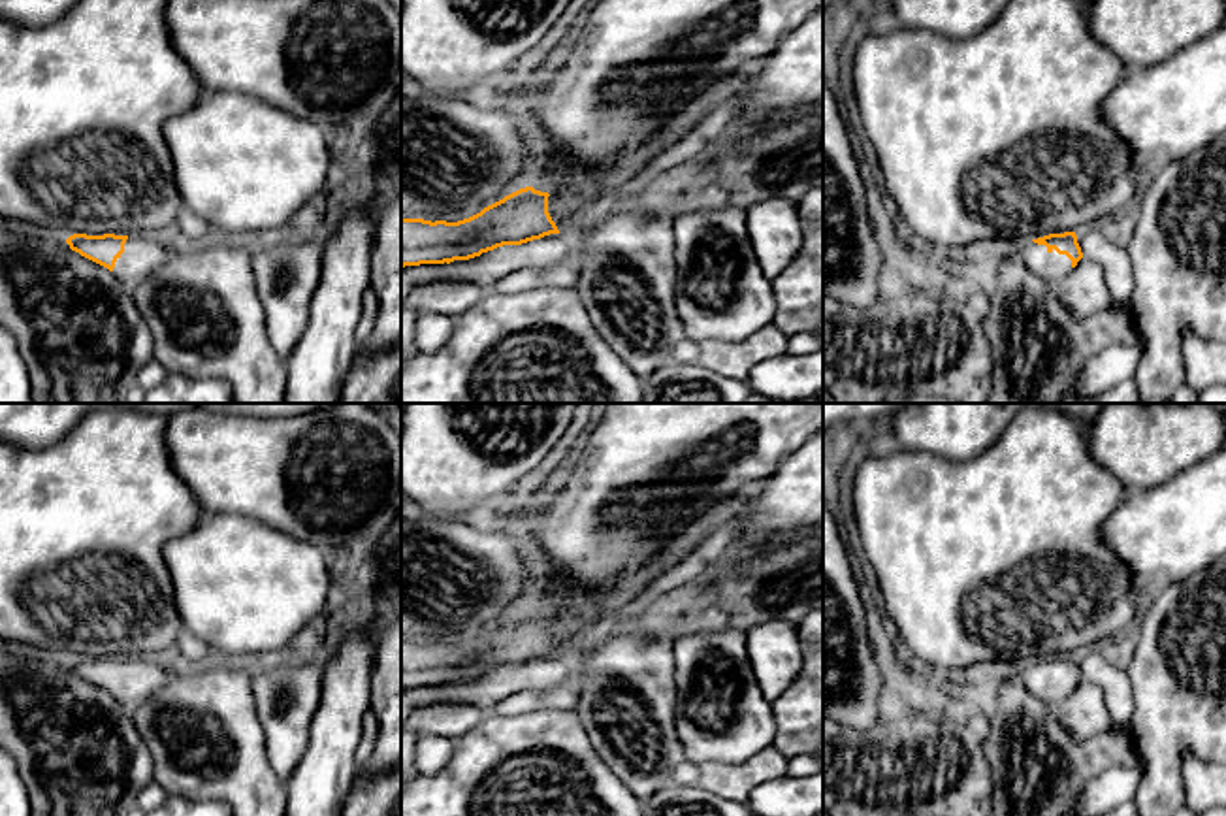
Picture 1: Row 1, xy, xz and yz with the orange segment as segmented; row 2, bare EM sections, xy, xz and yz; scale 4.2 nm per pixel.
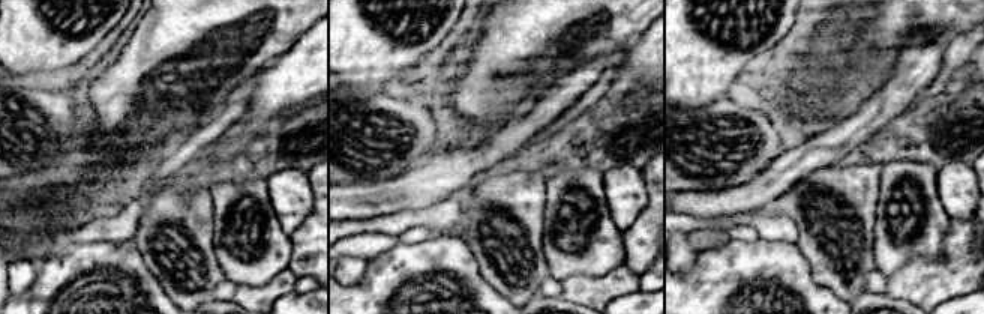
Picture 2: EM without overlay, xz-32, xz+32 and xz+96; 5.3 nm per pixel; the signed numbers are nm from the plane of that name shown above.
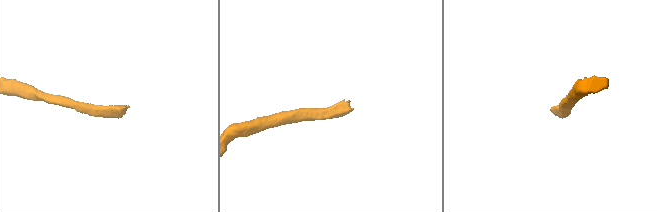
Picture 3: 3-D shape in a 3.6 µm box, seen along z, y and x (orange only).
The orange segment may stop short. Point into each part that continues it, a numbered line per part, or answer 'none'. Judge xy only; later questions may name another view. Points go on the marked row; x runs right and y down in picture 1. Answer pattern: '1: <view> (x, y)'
1: xy (142, 255)

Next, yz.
1: yz (1051, 266)

